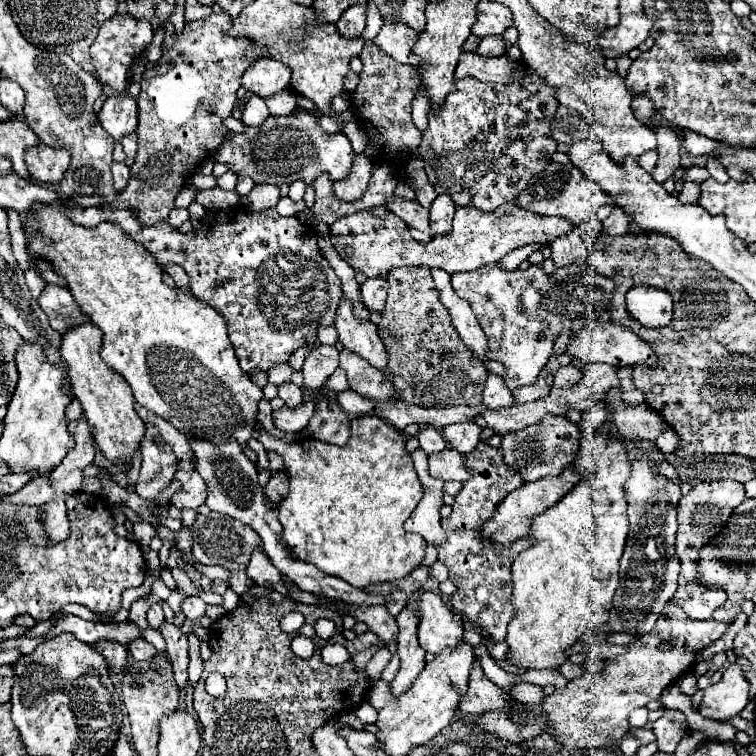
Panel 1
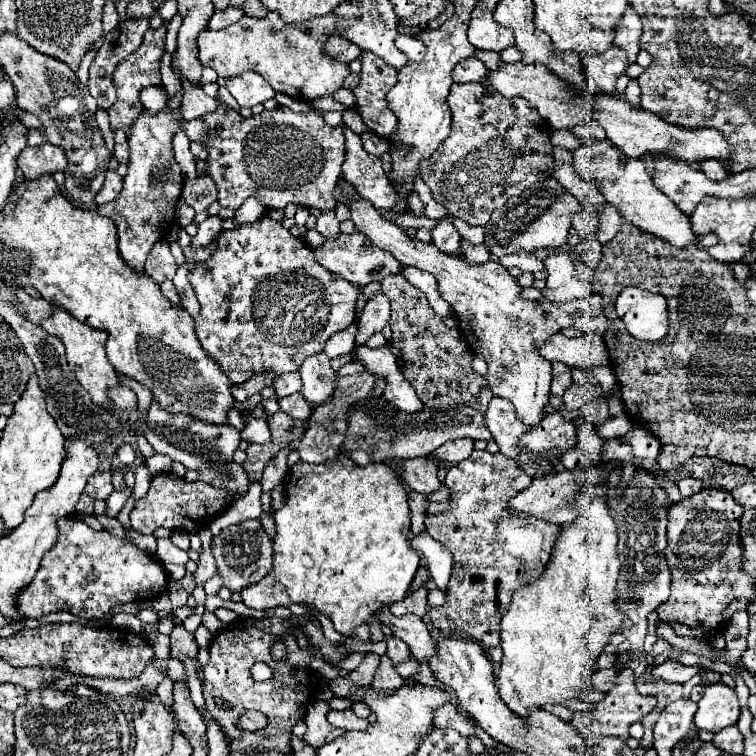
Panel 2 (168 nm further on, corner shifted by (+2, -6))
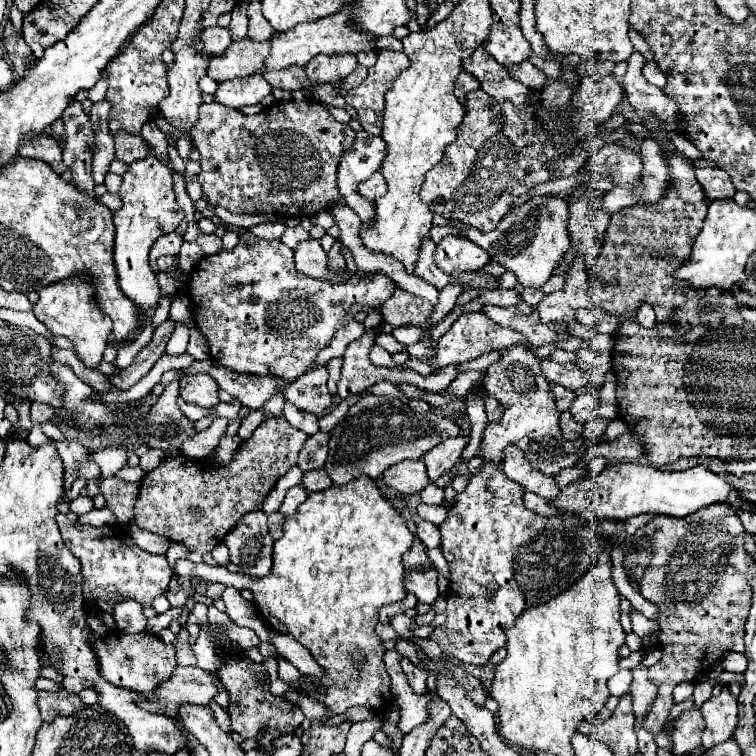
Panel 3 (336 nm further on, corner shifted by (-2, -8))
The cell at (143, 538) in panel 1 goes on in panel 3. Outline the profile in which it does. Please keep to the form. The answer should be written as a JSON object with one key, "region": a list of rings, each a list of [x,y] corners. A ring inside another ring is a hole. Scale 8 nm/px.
{"region":[[[266,418],[254,434],[238,446],[230,464],[206,464],[186,454],[164,456],[140,482],[134,524],[152,534],[166,536],[170,542],[180,542],[190,552],[210,552],[244,514],[262,508],[274,484],[296,464],[306,438],[304,432],[292,428],[284,418]]]}

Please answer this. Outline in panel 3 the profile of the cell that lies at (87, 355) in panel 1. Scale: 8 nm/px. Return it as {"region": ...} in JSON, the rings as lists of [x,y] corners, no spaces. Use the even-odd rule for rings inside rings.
{"region":[[[72,276],[72,280],[62,280],[60,284],[50,284],[48,288],[38,290],[40,300],[34,304],[36,318],[46,324],[52,334],[66,336],[74,342],[76,354],[88,368],[96,368],[102,362],[102,352],[112,334],[112,320],[96,308],[96,294],[92,292],[92,284],[84,280],[84,276]]]}

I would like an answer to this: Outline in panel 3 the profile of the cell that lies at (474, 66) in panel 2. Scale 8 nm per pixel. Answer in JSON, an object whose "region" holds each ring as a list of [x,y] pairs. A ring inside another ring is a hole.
{"region":[[[460,72],[460,76],[458,76],[458,80],[456,80],[456,96],[458,96],[458,100],[460,102],[466,102],[466,96],[468,96],[468,92],[472,92],[472,90],[478,90],[480,88],[480,82],[478,80],[474,80],[468,72]]]}

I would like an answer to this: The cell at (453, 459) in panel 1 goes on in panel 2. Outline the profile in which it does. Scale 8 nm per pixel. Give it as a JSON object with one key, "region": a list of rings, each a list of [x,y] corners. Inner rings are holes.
{"region":[[[430,456],[404,462],[400,476],[404,482],[410,484],[412,490],[422,492],[422,494],[432,494],[442,486],[438,478],[438,464]]]}

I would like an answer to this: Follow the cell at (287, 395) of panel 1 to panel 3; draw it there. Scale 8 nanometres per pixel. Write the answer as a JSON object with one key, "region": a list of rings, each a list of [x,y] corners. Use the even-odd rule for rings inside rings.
{"region":[[[286,404],[284,406],[284,418],[290,426],[306,432],[308,436],[316,434],[318,432],[318,418],[316,414],[310,414],[310,412],[302,412],[298,410],[294,404]]]}

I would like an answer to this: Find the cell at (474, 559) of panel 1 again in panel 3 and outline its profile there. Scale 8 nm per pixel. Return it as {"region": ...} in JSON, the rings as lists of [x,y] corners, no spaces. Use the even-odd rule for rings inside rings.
{"region":[[[484,464],[478,474],[470,478],[468,488],[462,494],[456,494],[454,502],[444,502],[448,518],[438,528],[442,532],[442,552],[450,568],[450,584],[446,592],[448,620],[430,632],[430,640],[434,640],[446,656],[460,660],[462,664],[486,664],[490,656],[506,644],[504,630],[512,628],[526,608],[544,604],[560,592],[566,592],[606,548],[606,538],[584,518],[572,512],[540,516],[524,508],[522,496],[524,488],[508,480],[500,464]]]}

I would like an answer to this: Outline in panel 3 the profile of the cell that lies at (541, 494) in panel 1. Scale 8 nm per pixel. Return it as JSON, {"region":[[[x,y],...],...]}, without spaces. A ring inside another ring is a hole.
{"region":[[[621,463],[608,466],[598,476],[586,476],[568,484],[558,498],[550,500],[558,510],[574,512],[590,522],[624,520],[640,514],[664,514],[684,518],[708,504],[730,504],[732,508],[752,508],[752,502],[732,488],[724,478],[714,474],[708,466],[694,466],[682,472],[662,472],[644,464]]]}

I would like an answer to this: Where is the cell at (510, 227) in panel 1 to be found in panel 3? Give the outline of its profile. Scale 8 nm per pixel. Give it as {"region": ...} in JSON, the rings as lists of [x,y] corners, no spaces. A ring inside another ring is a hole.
{"region":[[[304,240],[294,248],[294,264],[296,270],[318,280],[330,280],[330,282],[348,282],[356,280],[356,276],[350,276],[348,272],[344,274],[328,274],[326,266],[326,252],[322,250],[320,242],[316,240]]]}

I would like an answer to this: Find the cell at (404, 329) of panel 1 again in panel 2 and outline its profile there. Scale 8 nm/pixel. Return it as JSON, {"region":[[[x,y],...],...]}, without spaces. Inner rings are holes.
{"region":[[[402,274],[386,276],[382,282],[382,290],[390,300],[392,316],[392,338],[388,342],[404,378],[416,390],[416,396],[426,408],[444,410],[450,406],[466,404],[476,412],[484,414],[488,402],[492,400],[492,390],[484,376],[474,372],[472,368],[472,350],[468,340],[460,330],[448,328],[442,318],[428,306],[424,292],[416,290]]]}

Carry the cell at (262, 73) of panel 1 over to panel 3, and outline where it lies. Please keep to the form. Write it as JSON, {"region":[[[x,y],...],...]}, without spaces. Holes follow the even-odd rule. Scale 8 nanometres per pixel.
{"region":[[[252,74],[252,76],[220,82],[214,98],[216,98],[216,102],[238,110],[242,106],[260,104],[270,92],[272,92],[272,86],[264,80],[264,76]]]}

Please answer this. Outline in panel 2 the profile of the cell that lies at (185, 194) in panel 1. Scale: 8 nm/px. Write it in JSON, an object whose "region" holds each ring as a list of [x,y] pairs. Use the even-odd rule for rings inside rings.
{"region":[[[208,174],[196,176],[196,178],[184,182],[182,196],[184,196],[186,204],[190,208],[194,208],[194,212],[202,212],[212,202],[216,202],[216,184],[212,182],[212,178]]]}

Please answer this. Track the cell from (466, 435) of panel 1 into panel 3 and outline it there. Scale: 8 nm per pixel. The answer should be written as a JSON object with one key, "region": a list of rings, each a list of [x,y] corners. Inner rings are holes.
{"region":[[[448,438],[436,444],[432,450],[428,450],[422,456],[422,462],[426,464],[428,480],[434,482],[440,474],[444,474],[446,470],[452,470],[460,462],[460,454],[464,446],[466,446],[464,438]]]}

